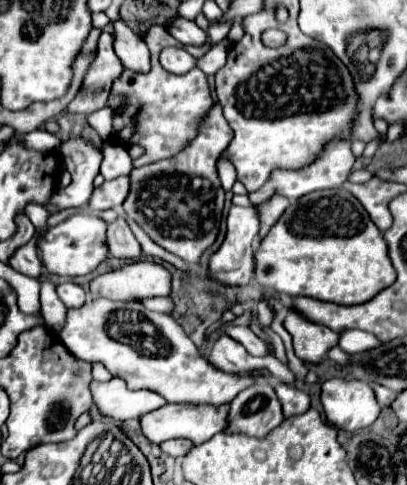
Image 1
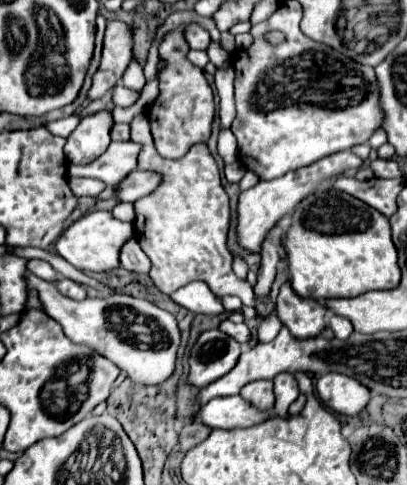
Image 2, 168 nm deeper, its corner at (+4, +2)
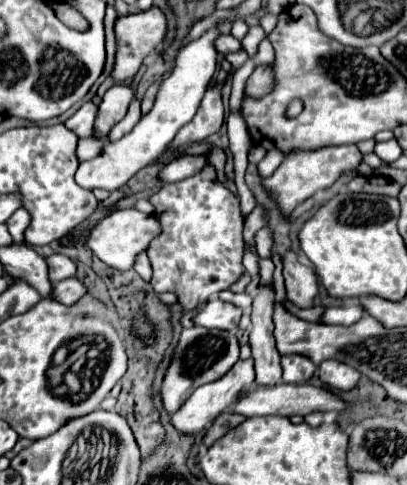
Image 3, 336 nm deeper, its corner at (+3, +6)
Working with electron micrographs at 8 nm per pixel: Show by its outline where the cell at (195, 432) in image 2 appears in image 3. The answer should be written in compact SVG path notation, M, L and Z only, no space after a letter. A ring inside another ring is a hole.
M222 413L222 415L212 423L212 427L206 431L202 443L204 443L206 447L214 445L218 439L222 439L228 431L232 431L234 427L238 427L242 421L246 421L246 417L242 417L242 415L238 415L238 413Z

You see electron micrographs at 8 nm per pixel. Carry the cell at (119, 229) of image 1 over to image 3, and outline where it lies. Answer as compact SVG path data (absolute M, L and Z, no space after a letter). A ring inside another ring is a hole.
M146 253L138 255L138 261L136 261L134 269L138 271L138 275L140 275L144 281L150 281L150 279L152 279L152 267L150 267L150 261L148 261Z

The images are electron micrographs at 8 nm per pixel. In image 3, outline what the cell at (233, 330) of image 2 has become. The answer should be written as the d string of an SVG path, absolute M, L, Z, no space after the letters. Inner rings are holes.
M210 299L202 309L198 309L198 313L194 315L194 325L206 327L206 329L236 329L242 317L242 309L232 305L232 303L224 303L220 299Z

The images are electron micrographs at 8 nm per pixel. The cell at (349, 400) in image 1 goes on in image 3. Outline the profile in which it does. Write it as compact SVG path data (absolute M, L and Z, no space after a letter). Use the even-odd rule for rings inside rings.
M324 361L320 367L318 367L318 377L322 379L324 385L328 385L330 389L338 389L338 391L350 391L356 387L358 379L360 379L360 373L346 365L346 363L340 363L340 361Z

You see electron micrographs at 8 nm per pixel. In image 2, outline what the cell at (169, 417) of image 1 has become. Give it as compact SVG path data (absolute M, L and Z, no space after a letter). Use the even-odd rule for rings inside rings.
M235 395L235 397L215 397L209 403L201 405L199 411L195 411L193 421L199 421L209 429L239 429L257 425L269 419L271 415L273 411L261 413L245 399Z

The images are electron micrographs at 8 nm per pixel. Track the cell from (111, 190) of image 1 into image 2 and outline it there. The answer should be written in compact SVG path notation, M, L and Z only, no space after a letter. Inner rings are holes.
M135 169L133 173L129 173L129 177L125 177L125 181L121 181L121 185L115 185L115 199L119 203L133 203L139 197L145 197L147 193L151 193L159 183L159 175L151 173L151 171L139 171Z

